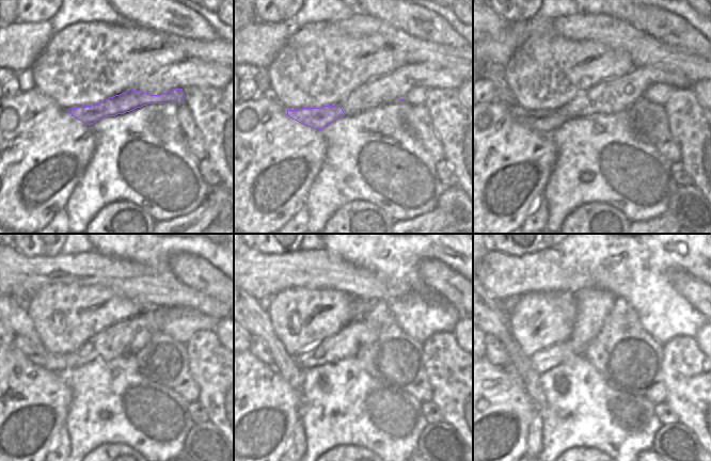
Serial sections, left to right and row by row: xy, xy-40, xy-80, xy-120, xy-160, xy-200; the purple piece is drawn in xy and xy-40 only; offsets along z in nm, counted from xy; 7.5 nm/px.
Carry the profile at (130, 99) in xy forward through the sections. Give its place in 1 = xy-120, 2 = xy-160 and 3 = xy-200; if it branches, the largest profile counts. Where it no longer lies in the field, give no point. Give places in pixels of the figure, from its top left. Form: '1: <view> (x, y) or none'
1: xy-120 (38, 355)
2: xy-160 (257, 347)
3: xy-200 (495, 353)

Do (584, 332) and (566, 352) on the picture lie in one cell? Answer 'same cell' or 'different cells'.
different cells

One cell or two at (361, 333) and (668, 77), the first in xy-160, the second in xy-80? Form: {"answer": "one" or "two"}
{"answer": "one"}

